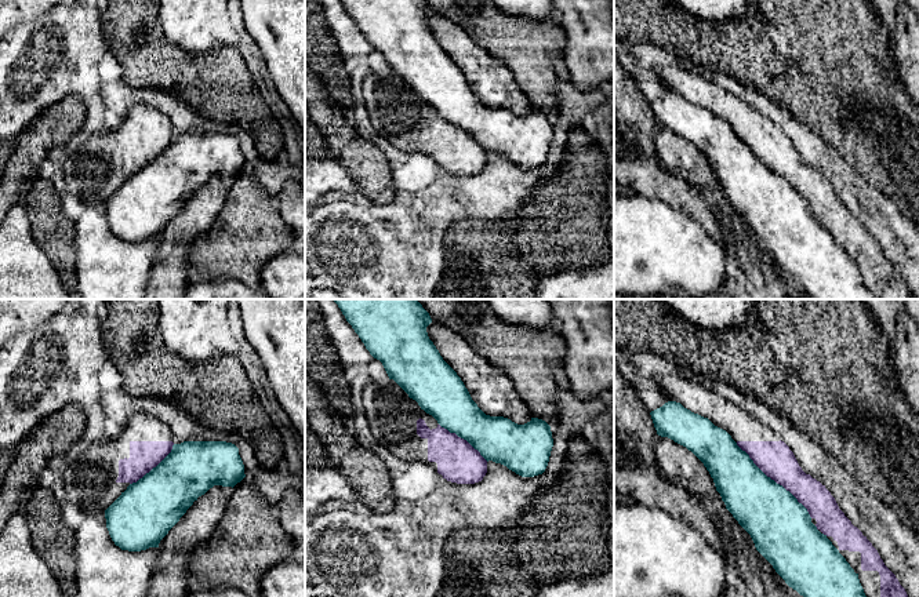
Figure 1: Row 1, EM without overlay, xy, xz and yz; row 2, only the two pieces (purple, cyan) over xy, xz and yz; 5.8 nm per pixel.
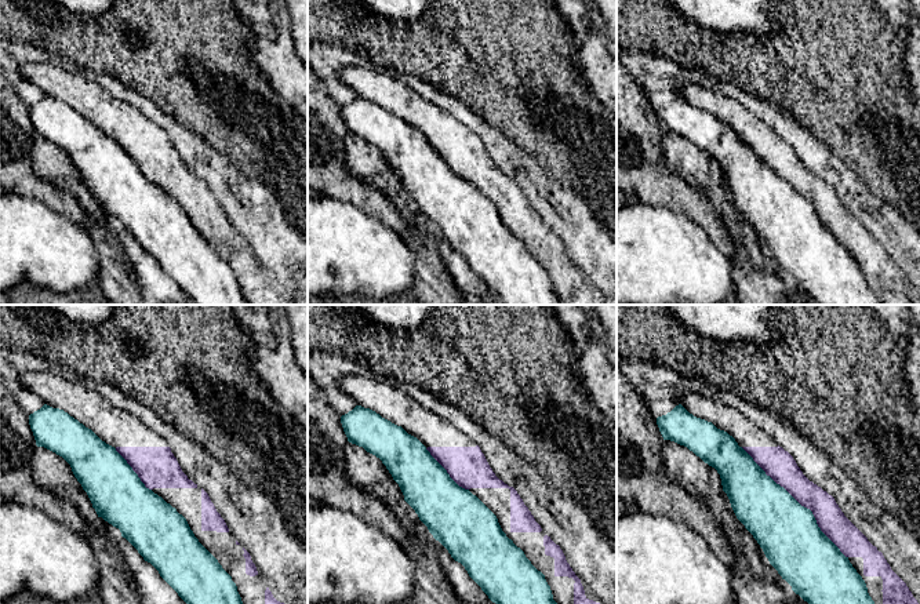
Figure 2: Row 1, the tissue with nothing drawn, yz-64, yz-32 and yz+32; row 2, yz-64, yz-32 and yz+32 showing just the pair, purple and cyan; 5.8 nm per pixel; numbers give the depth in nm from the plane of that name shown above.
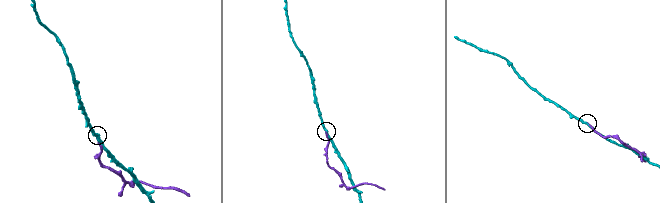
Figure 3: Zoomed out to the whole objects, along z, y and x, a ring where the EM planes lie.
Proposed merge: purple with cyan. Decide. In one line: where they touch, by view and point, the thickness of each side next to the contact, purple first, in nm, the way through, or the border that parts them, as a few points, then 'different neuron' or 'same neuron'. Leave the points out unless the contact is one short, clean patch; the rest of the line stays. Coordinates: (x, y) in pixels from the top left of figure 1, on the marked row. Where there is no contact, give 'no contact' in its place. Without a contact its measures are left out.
meets purple in yz at (774, 480); 200 nm thick on the purple side, 360 nm on the other; different neuron

